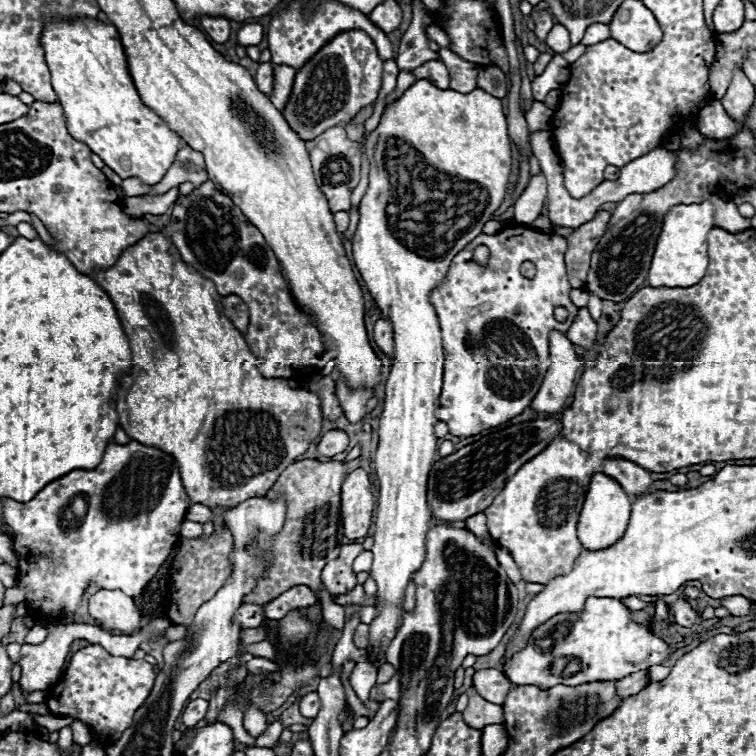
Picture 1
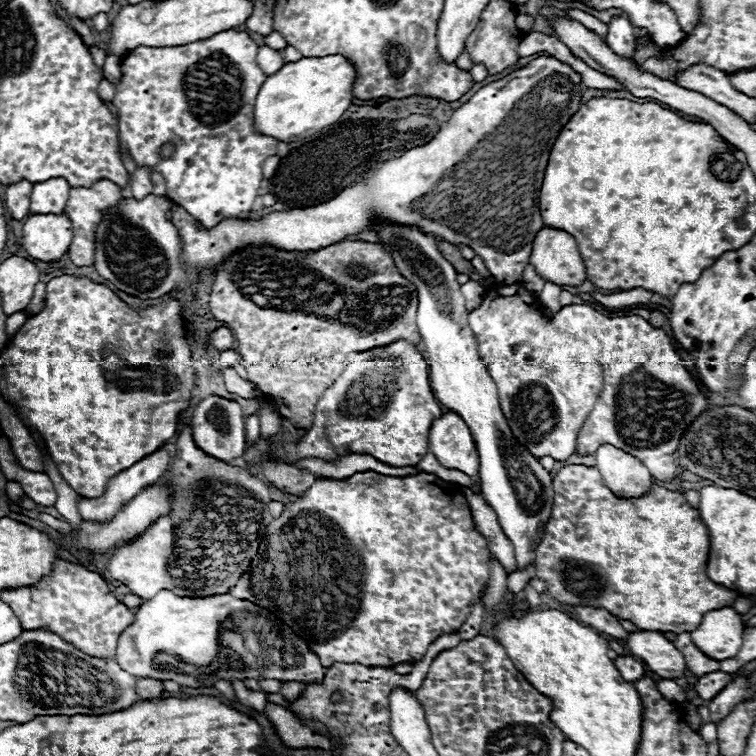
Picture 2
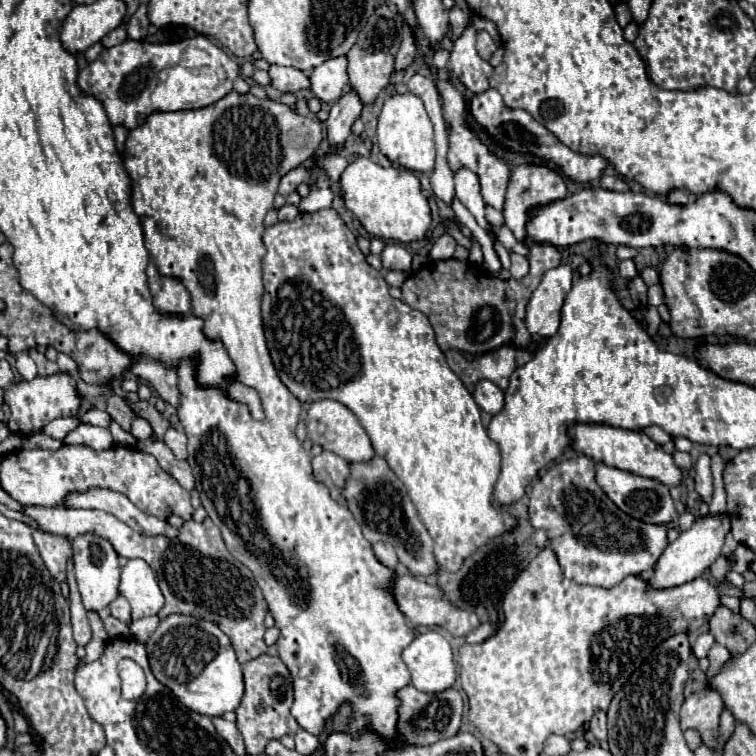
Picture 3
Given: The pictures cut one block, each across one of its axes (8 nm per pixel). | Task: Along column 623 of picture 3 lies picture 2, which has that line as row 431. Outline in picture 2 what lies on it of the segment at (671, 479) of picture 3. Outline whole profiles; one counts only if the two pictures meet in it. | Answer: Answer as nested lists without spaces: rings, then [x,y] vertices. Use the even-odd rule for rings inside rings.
[[[448,412],[432,422],[428,450],[436,456],[440,466],[478,476],[478,450],[466,422],[462,422],[458,414]]]

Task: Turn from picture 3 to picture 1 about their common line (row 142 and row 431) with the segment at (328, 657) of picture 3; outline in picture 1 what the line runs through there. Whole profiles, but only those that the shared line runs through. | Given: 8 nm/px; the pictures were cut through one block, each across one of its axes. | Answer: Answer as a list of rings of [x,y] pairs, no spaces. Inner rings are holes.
[[[148,232],[112,268],[96,272],[94,278],[112,298],[132,348],[132,370],[122,376],[116,402],[126,434],[176,460],[182,484],[194,504],[238,506],[248,498],[264,496],[284,468],[304,454],[320,434],[324,420],[318,396],[308,390],[292,390],[286,380],[264,378],[258,372],[242,332],[222,312],[222,296],[208,278],[182,262],[164,232]]]

